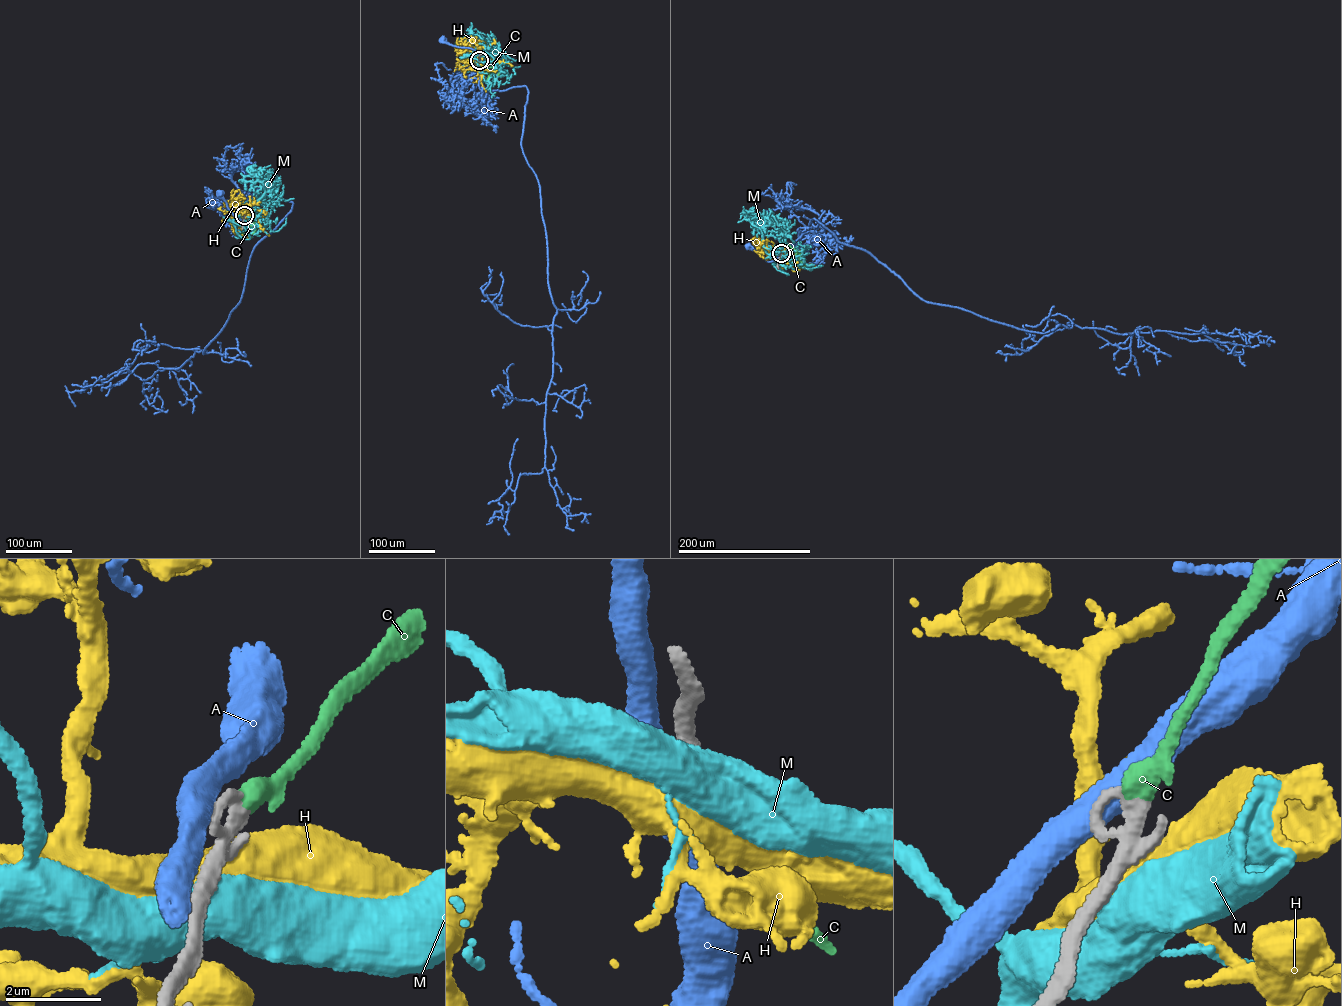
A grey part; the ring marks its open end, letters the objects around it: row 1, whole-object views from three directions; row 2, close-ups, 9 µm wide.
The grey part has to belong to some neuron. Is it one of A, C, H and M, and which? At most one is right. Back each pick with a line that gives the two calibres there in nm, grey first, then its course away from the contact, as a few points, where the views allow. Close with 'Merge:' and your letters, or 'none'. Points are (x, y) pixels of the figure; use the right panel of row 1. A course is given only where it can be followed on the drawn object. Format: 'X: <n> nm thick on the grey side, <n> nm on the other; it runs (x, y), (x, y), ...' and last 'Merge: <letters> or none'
C: 260 nm thick on the grey side, 440 nm on the other; it runs (781, 253), (787, 247), (794, 257), (799, 257), (801, 253), (797, 250)
Merge: C

